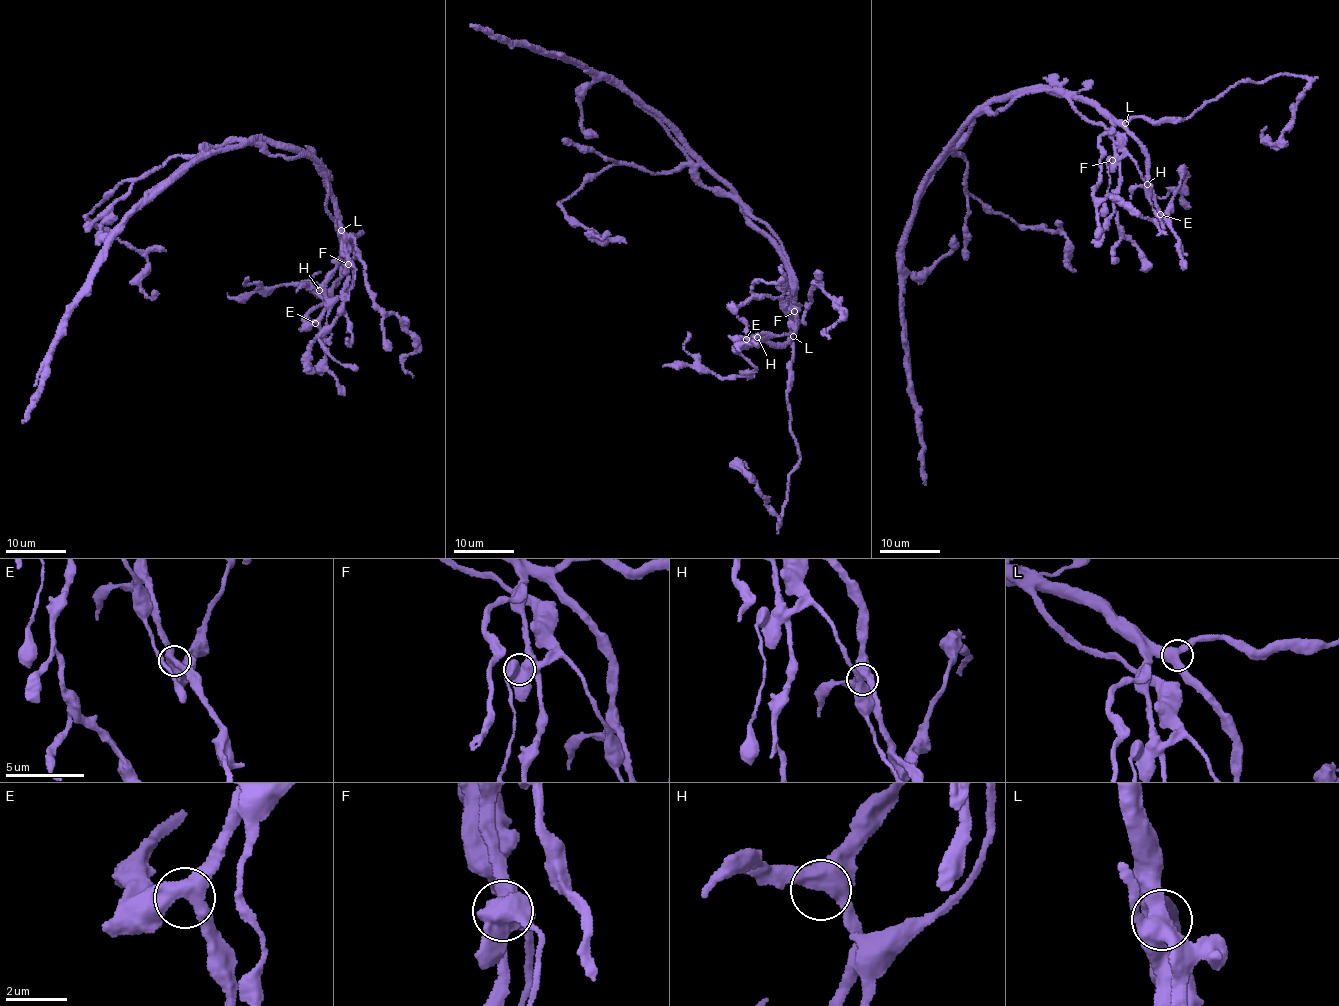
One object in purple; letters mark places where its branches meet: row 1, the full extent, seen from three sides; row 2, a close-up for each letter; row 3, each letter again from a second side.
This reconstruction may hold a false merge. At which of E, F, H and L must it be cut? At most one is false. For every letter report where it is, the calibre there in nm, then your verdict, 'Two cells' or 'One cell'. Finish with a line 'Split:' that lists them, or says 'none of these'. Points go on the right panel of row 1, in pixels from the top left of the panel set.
E: Place: (1160, 214). Thickness 440 nm. One cell
F: Place: (1112, 160). Thickness 700 nm. Two cells
H: Place: (1147, 184). Thickness 440 nm. One cell
L: Place: (1125, 123). Thickness 440 nm. One cell
Split: F

